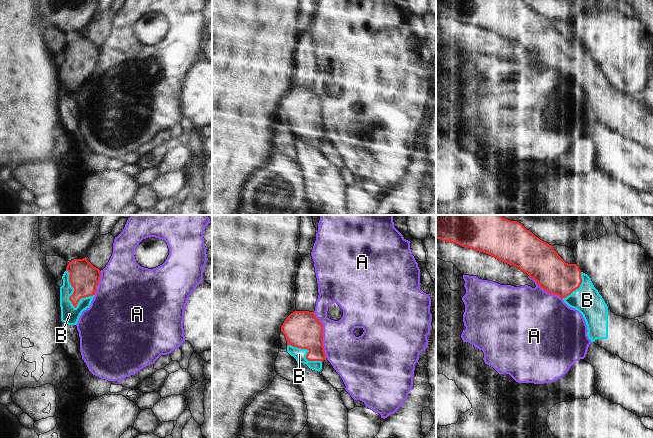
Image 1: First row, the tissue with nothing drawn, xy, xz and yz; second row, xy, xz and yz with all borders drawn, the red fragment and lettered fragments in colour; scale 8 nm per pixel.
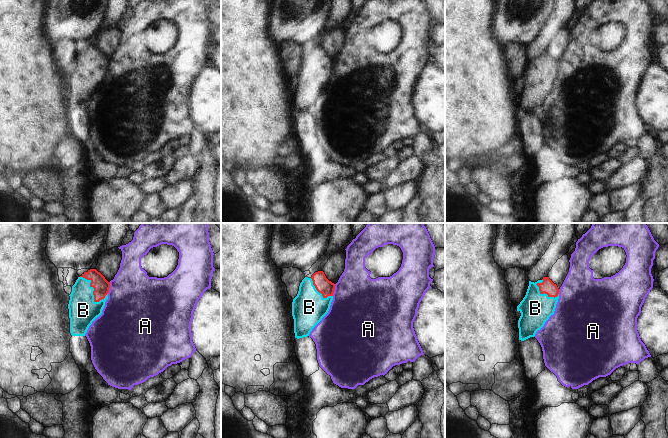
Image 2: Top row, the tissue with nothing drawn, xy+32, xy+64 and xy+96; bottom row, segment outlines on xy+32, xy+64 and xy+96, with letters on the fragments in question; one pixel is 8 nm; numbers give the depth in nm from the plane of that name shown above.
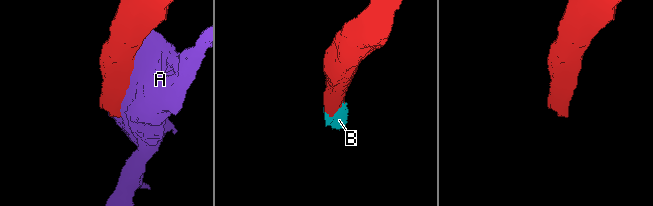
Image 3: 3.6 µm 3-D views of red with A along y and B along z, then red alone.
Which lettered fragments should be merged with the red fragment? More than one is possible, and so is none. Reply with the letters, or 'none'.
B

